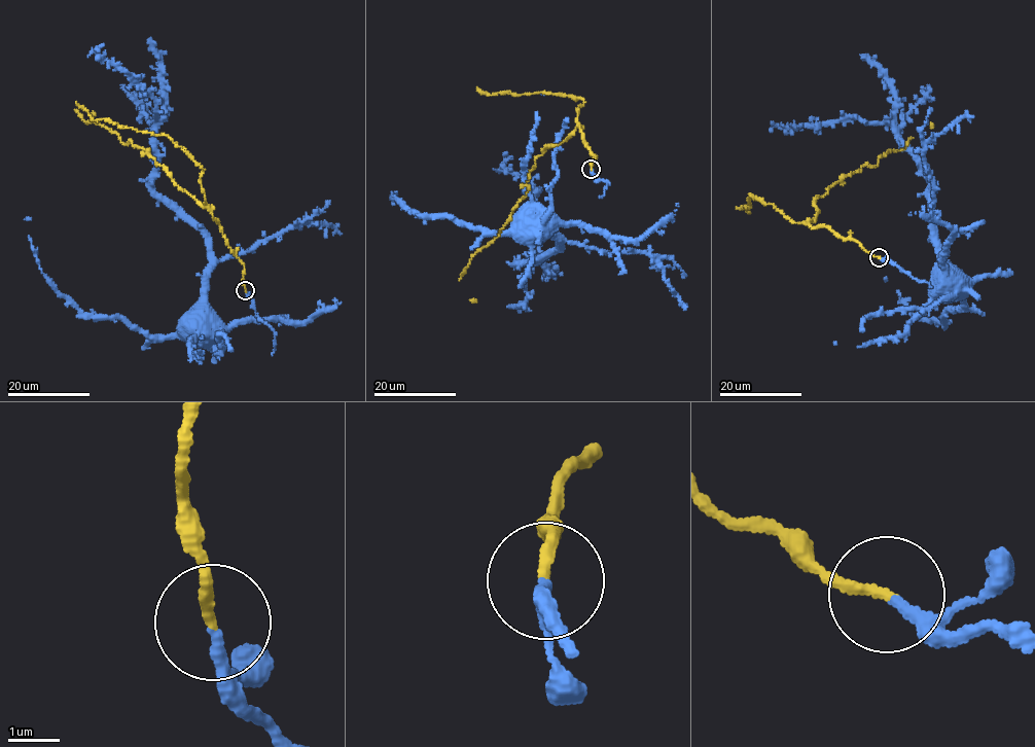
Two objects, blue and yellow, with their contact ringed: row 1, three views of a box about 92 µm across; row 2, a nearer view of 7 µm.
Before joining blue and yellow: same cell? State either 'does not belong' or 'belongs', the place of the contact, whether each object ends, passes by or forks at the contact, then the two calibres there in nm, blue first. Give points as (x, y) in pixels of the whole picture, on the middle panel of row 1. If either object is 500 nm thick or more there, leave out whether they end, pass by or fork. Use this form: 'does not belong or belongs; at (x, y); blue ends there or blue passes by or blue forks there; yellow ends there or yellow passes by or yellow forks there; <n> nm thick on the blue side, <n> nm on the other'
belongs; at (591, 169); blue ends there; yellow ends there; 240 nm thick on the blue side, 190 nm on the other

